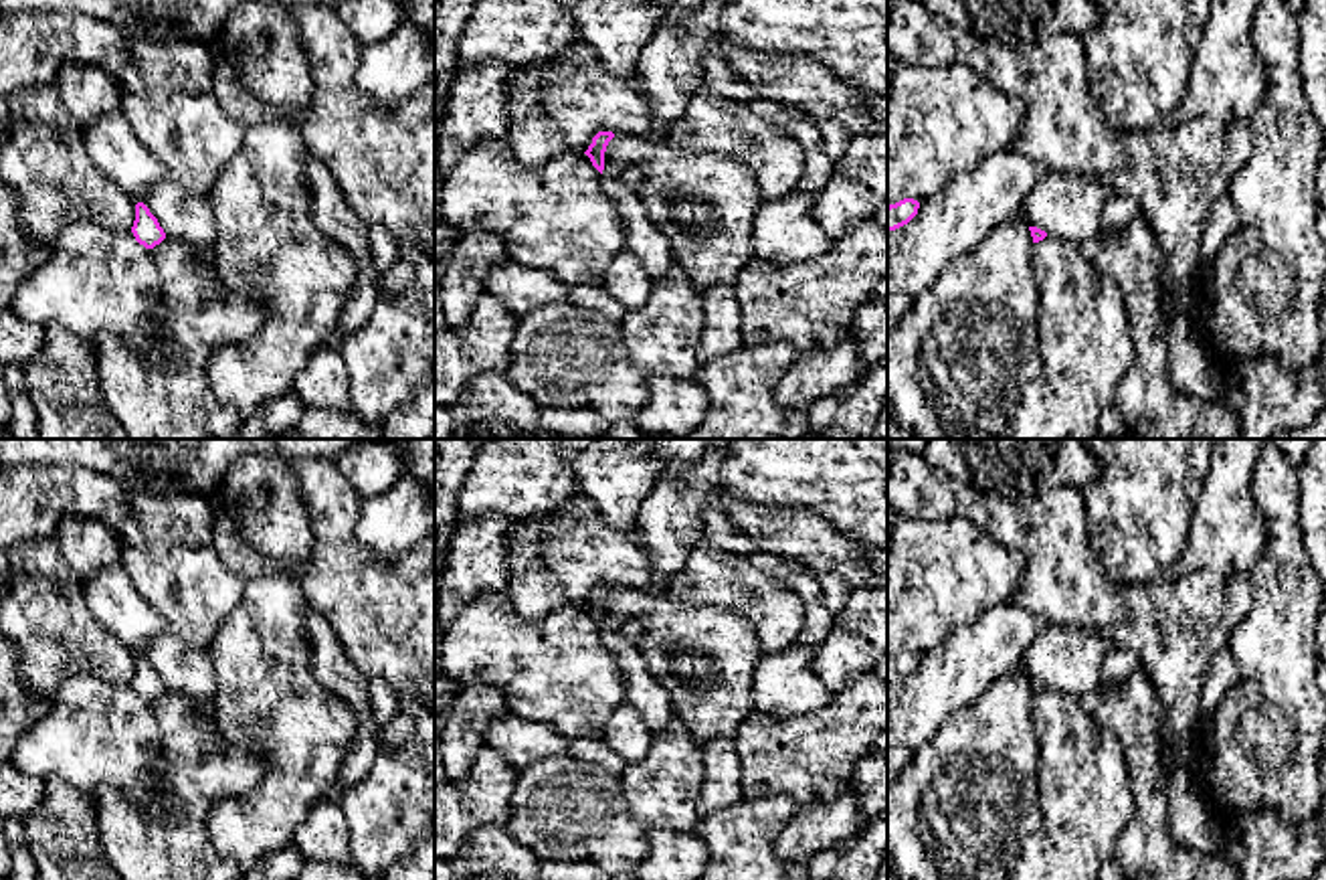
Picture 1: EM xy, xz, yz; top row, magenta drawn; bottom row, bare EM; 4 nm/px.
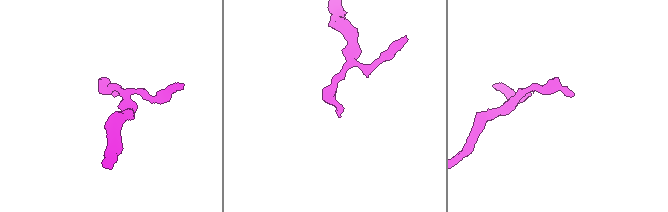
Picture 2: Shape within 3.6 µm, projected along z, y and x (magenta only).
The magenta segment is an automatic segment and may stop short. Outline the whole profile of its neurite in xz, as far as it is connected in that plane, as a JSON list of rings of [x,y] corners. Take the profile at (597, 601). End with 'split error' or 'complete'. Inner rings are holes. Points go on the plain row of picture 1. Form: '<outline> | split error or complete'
[[[598,585],[594,591],[592,591],[592,597],[588,599],[588,603],[584,605],[592,619],[602,627],[604,623],[604,605],[606,605],[606,599],[608,595],[614,591],[612,585]]] | complete

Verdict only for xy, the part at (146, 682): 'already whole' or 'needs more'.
already whole

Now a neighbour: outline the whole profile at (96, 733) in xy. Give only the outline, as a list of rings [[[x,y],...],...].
[[[73,676],[61,684],[51,708],[18,734],[10,763],[32,777],[65,779],[93,803],[101,787],[111,785],[152,823],[170,825],[180,819],[180,813],[168,811],[158,793],[146,787],[146,777],[160,763],[160,753],[162,732],[152,702],[139,698],[131,684]]]

